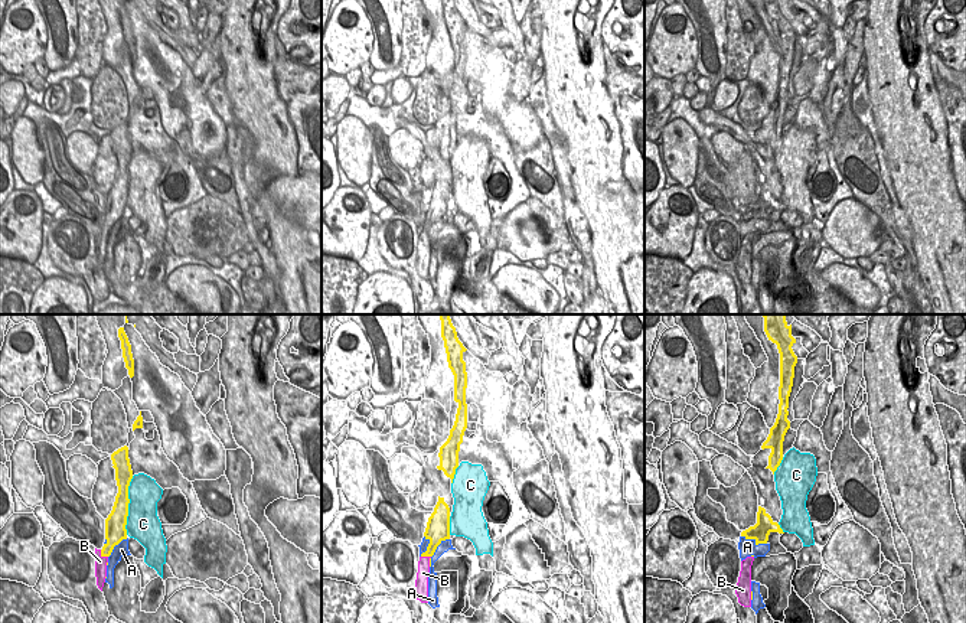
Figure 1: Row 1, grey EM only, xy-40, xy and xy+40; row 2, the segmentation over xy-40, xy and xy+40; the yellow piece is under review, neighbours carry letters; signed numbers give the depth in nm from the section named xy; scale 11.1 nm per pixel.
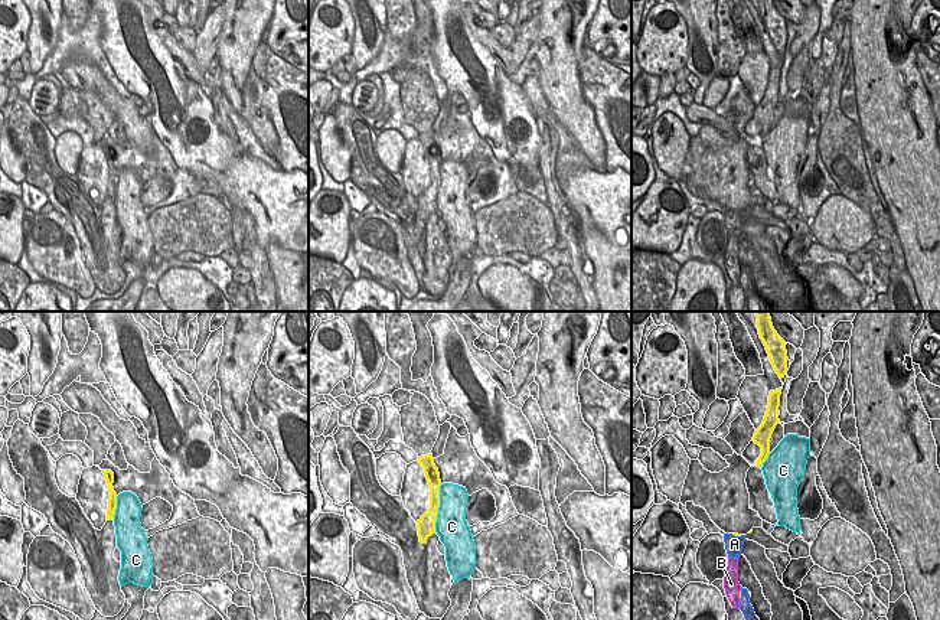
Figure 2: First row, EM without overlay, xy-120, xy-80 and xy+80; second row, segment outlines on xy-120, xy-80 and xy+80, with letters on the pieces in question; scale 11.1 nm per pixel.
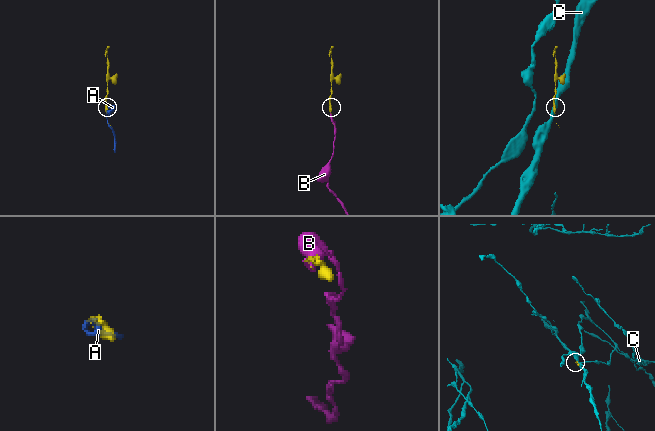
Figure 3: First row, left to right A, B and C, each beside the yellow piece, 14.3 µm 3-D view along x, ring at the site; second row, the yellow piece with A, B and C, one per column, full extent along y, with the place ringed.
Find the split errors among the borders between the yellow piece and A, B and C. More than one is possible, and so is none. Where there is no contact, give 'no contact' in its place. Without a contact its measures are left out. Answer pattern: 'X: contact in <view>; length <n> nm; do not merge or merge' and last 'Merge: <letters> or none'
A: contact in xy; length 400 nm; do not merge
B: contact in xy; length 160 nm; merge
C: contact in xy-40; length 650 nm; do not merge
Merge: B

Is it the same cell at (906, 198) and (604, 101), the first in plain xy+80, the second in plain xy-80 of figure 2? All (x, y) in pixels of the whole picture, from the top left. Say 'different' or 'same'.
different

